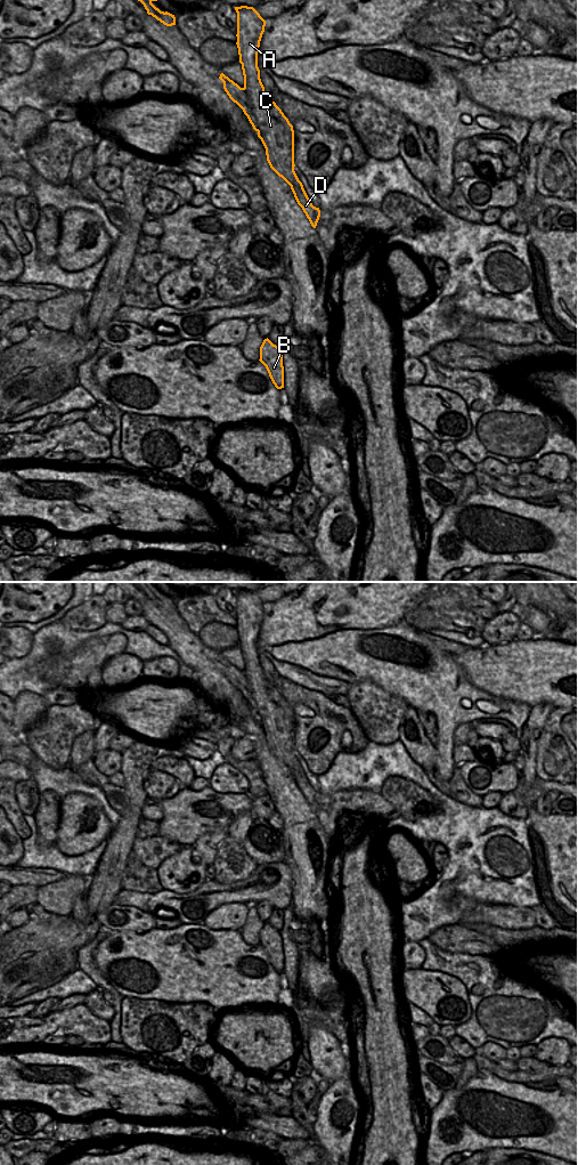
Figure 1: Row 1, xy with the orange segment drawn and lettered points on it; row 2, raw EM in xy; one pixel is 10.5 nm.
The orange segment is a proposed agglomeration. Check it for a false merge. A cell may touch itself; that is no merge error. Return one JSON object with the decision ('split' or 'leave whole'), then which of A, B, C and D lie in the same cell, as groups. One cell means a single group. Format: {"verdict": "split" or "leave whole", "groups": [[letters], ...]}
{"verdict": "split", "groups": [["A", "C"], ["B", "D"]]}

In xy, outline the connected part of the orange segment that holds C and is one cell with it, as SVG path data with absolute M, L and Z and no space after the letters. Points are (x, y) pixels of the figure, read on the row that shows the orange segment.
M241 6L235 7L235 10L237 13L236 45L244 75L244 89L252 103L259 129L258 137L266 148L270 168L291 186L280 164L284 162L288 169L294 171L294 148L287 144L282 123L269 111L269 97L264 92L258 67L258 49L266 21L253 7Z

